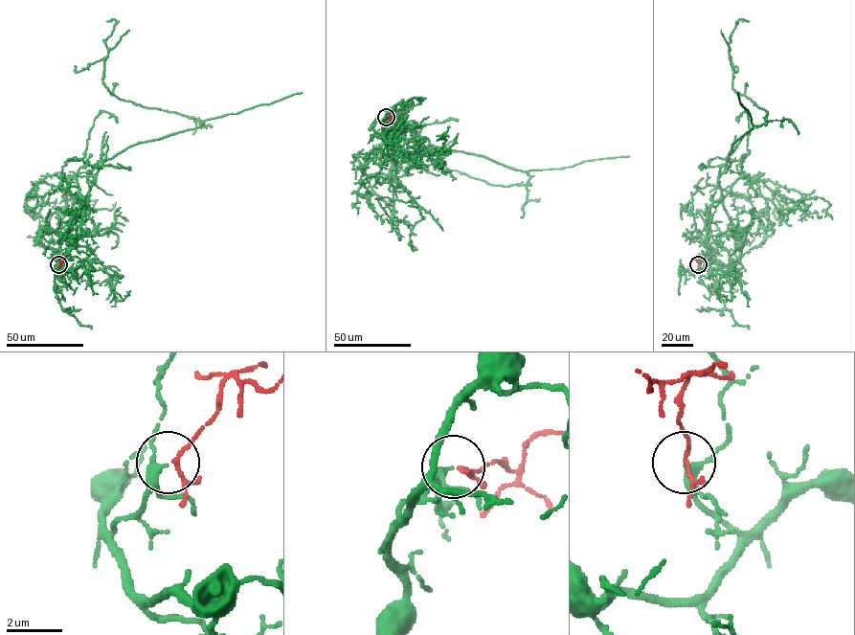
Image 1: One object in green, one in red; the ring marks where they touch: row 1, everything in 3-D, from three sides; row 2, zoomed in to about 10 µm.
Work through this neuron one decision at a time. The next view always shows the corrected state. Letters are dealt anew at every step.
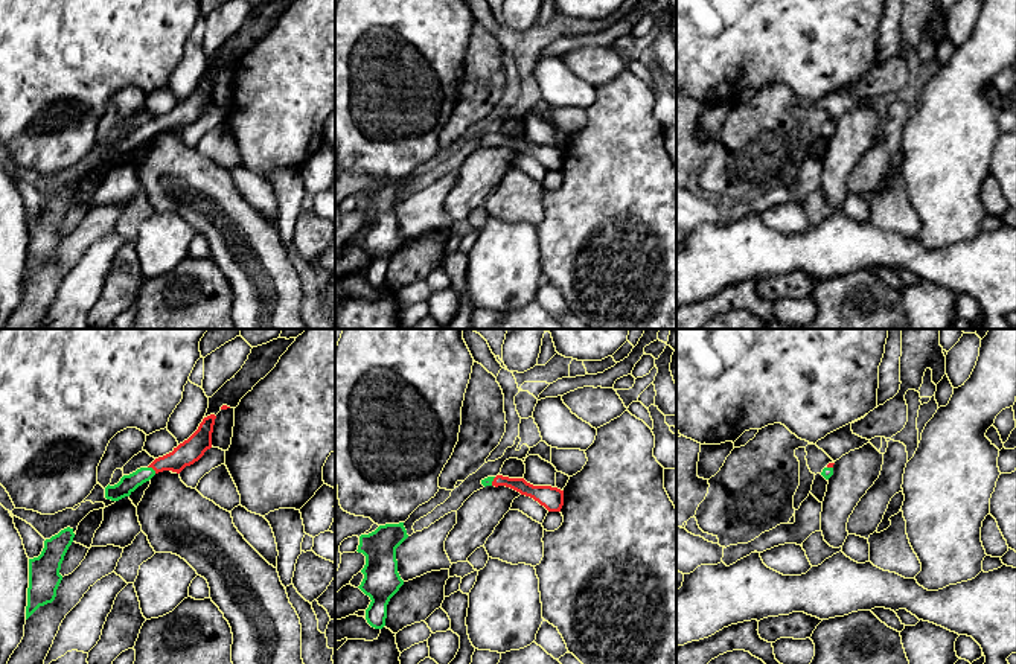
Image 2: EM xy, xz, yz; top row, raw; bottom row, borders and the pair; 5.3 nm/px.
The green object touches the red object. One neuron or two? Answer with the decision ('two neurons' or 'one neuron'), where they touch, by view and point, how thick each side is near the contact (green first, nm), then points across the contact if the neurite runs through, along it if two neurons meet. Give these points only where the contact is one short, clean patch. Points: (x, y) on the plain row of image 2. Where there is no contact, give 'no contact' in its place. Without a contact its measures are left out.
one neuron | xy (153, 128) | 100/120 nm | across xy (128, 142), (153, 128), (175, 121), (192, 108)

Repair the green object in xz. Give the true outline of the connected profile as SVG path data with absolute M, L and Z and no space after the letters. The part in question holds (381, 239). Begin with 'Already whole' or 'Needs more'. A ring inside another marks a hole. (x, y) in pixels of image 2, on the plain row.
Already whole. M404 181L379 184L375 190L359 195L356 210L366 215L366 224L358 247L372 259L366 279L375 288L385 285L387 263L404 244L398 231L396 207L407 196Z

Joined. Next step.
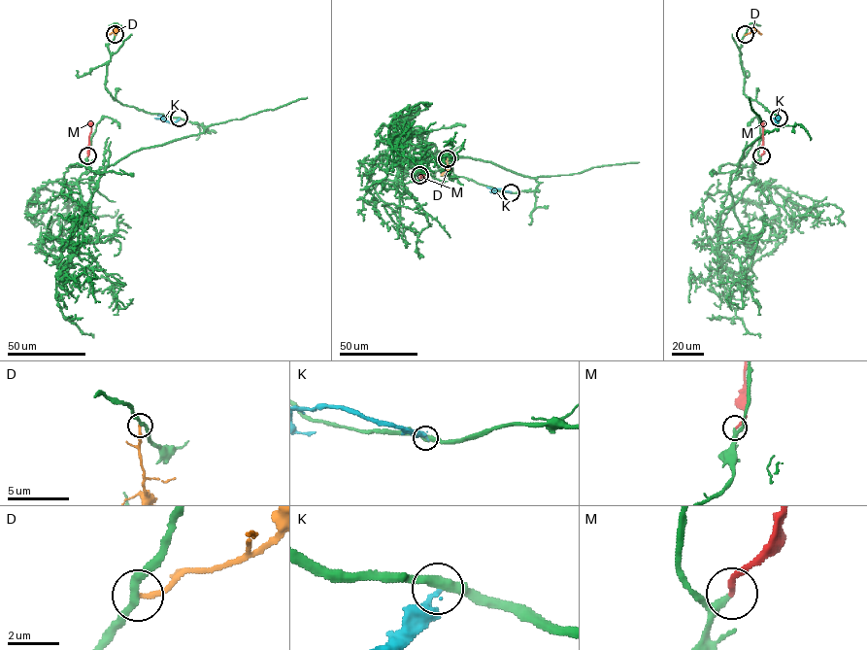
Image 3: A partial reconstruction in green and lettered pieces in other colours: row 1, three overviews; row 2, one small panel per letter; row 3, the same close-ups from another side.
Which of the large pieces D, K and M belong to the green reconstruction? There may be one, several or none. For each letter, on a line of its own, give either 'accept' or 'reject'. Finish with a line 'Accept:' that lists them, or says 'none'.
D: reject
K: reject
M: accept
Accept: M

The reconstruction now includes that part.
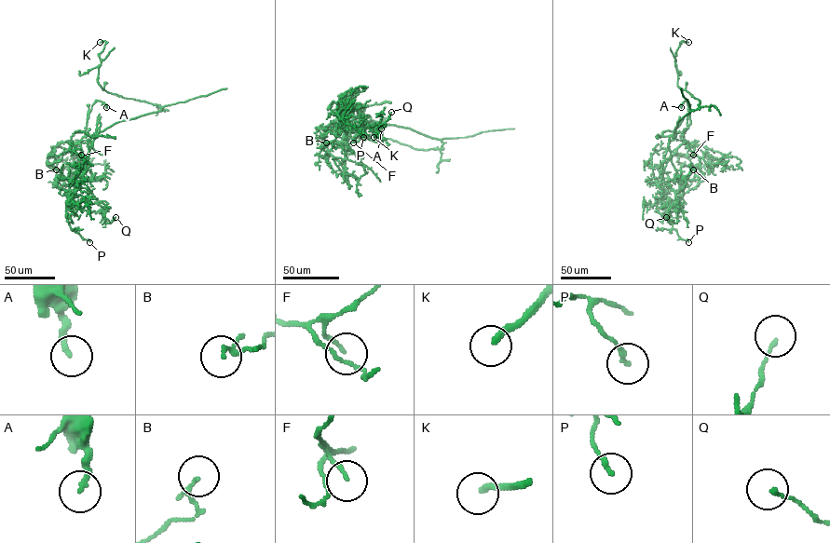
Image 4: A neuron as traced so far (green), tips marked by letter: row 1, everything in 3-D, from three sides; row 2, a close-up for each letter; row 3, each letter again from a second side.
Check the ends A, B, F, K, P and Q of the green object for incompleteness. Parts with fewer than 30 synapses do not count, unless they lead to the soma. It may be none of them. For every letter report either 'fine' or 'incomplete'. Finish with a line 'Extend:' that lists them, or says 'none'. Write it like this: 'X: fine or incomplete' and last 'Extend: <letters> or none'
A: fine
B: fine
F: fine
K: incomplete
P: fine
Q: fine
Extend: K

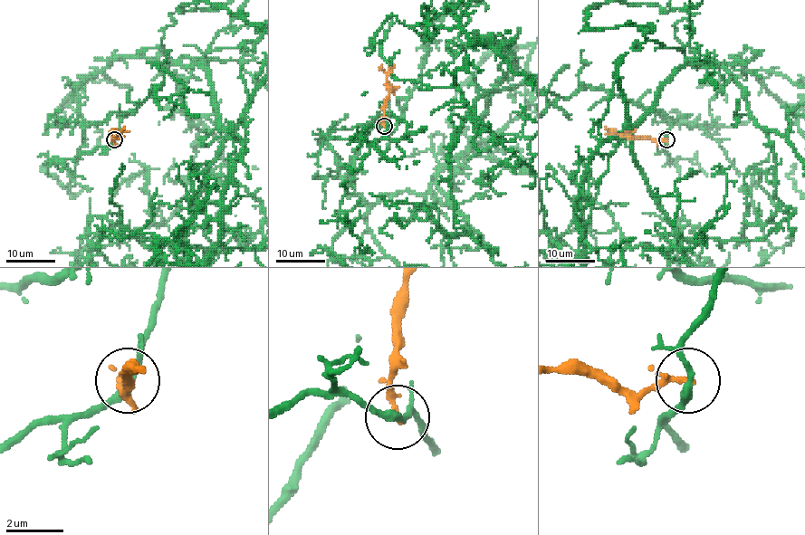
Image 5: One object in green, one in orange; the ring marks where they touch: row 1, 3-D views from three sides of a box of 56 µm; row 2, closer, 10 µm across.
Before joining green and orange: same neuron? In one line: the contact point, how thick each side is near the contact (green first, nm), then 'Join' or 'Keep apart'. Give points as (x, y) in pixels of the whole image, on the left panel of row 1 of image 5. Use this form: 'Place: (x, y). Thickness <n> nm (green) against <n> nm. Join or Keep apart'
Place: (114, 139). Thickness 260 nm (green) against 160 nm. Keep apart

